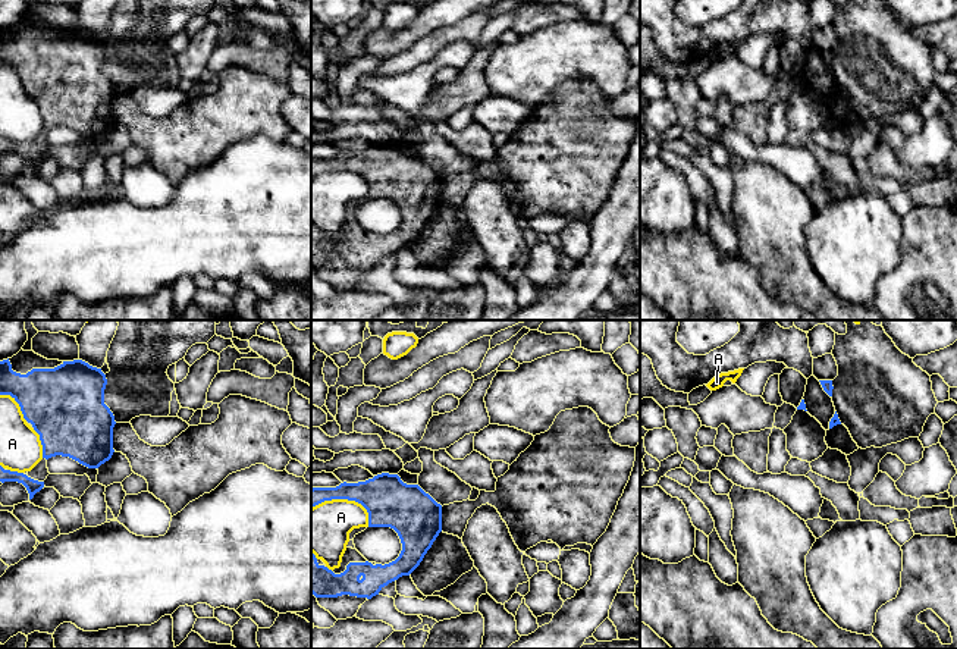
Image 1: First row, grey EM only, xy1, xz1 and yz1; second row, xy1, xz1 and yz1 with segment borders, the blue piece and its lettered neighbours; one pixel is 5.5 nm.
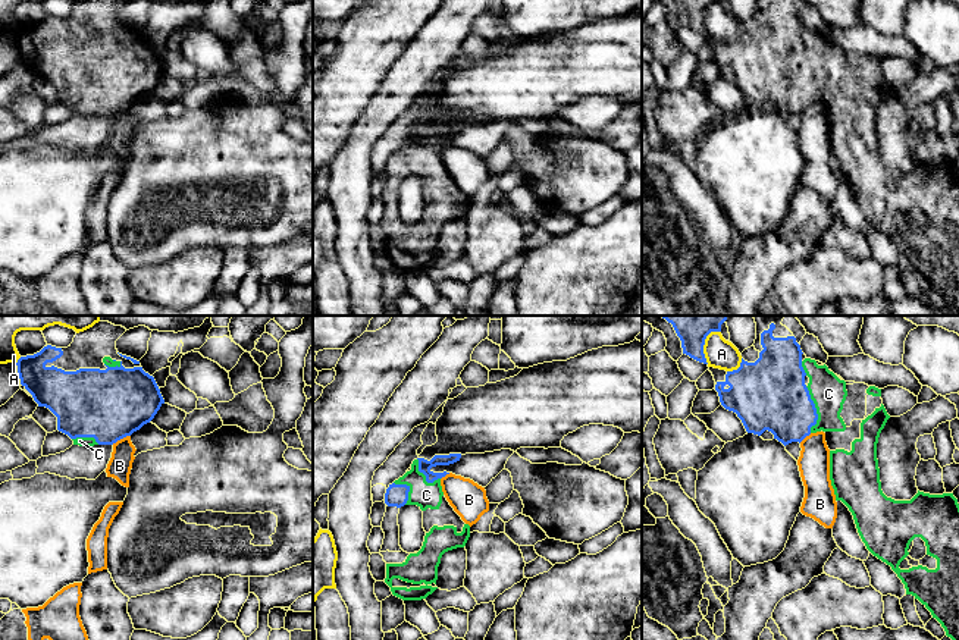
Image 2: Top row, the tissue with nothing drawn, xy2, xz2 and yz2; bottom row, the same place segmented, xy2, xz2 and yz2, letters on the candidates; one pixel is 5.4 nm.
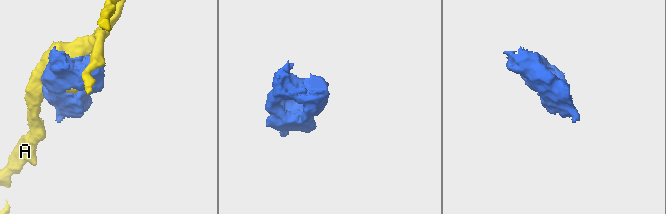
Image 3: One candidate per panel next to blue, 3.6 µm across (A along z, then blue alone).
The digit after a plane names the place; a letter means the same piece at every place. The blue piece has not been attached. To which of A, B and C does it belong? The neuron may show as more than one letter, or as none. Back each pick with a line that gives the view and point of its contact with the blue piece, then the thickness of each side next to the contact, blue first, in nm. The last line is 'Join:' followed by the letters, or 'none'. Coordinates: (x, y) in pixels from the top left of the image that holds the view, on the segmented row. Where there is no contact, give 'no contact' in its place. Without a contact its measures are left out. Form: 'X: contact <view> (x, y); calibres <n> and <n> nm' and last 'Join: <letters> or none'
C: contact yz2 (815, 410); calibres 380 and 190 nm
Join: C

